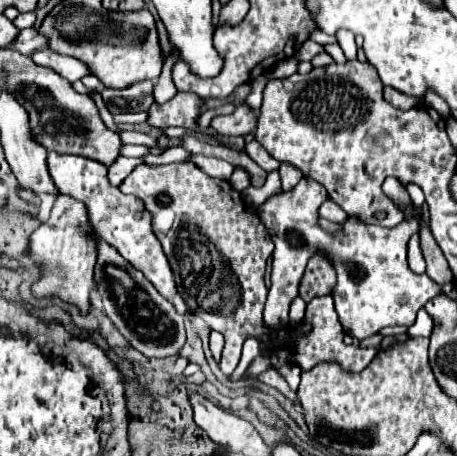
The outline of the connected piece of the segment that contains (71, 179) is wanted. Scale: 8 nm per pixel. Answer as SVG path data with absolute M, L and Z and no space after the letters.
M49 152L47 166L61 194L67 194L85 204L95 234L99 234L103 240L115 246L127 262L131 262L137 270L141 270L145 278L153 282L159 294L165 294L165 298L173 298L177 292L173 274L159 240L153 236L151 214L145 210L143 202L137 196L125 196L123 192L119 192L119 188L111 186L107 180L107 166L103 166L101 162L93 162L91 158L81 158L77 154Z

